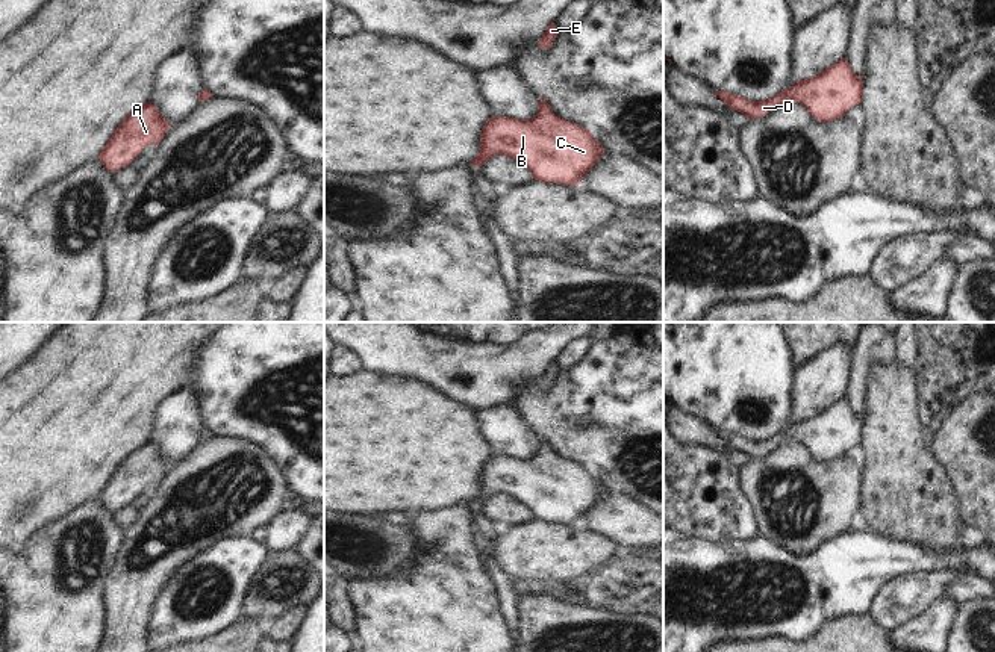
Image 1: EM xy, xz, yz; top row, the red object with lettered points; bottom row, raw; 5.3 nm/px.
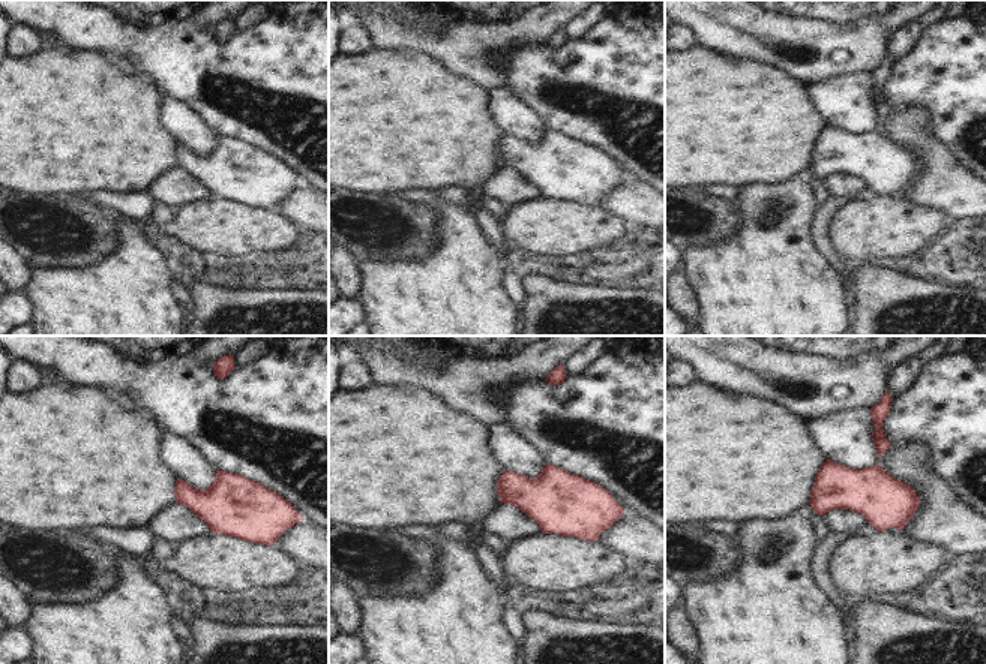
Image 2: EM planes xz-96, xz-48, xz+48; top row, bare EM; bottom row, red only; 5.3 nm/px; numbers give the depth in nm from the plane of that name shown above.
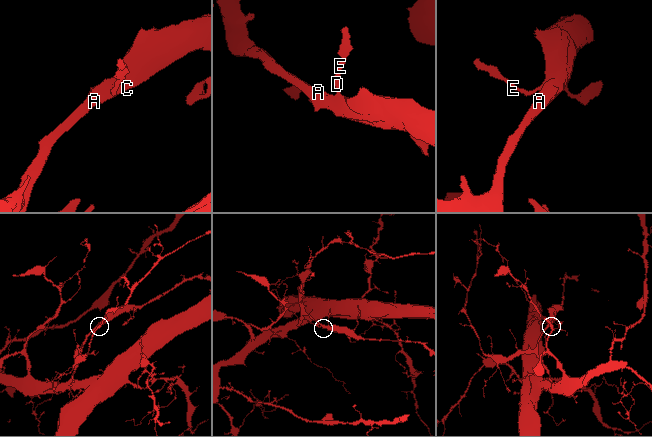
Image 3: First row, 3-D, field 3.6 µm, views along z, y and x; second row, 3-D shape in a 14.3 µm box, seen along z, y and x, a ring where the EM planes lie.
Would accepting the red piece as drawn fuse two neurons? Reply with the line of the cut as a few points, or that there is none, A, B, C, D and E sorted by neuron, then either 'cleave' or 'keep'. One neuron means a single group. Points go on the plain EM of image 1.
no cut | A B C D E | keep

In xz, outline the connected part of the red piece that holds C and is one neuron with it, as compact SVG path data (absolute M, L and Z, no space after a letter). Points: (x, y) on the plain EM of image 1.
M539 437L539 451L530 458L491 455L485 461L473 507L500 493L524 504L535 519L579 525L603 492L588 467L556 455Z

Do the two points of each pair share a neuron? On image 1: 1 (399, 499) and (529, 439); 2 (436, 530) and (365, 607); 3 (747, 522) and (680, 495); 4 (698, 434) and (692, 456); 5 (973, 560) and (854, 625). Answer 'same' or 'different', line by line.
1: different
2: same
3: same
4: different
5: different

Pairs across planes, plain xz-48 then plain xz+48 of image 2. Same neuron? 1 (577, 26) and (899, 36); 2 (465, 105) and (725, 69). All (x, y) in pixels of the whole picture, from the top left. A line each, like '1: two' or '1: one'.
1: one
2: one

